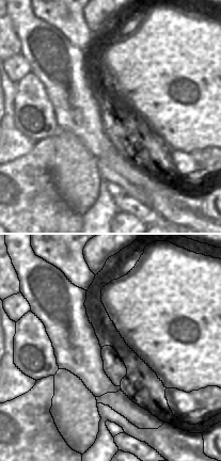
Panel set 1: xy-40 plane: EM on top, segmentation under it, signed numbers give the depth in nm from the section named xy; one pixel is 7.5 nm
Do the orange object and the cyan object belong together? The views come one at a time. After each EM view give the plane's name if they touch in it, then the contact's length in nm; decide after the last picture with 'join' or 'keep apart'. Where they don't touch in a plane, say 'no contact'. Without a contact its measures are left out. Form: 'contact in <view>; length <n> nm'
no contact

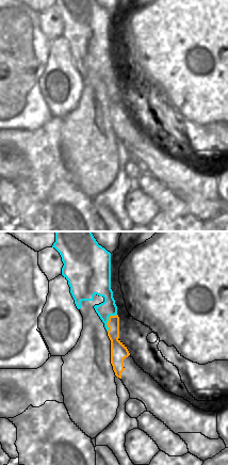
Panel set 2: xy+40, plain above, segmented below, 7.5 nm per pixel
contact in xy+40; length 150 nm

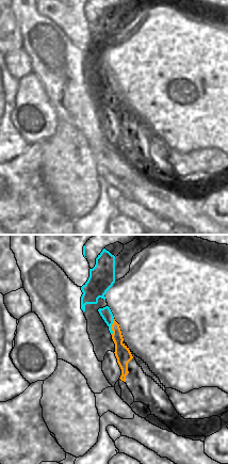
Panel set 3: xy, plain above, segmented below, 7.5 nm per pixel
contact in xy; length 120 nm

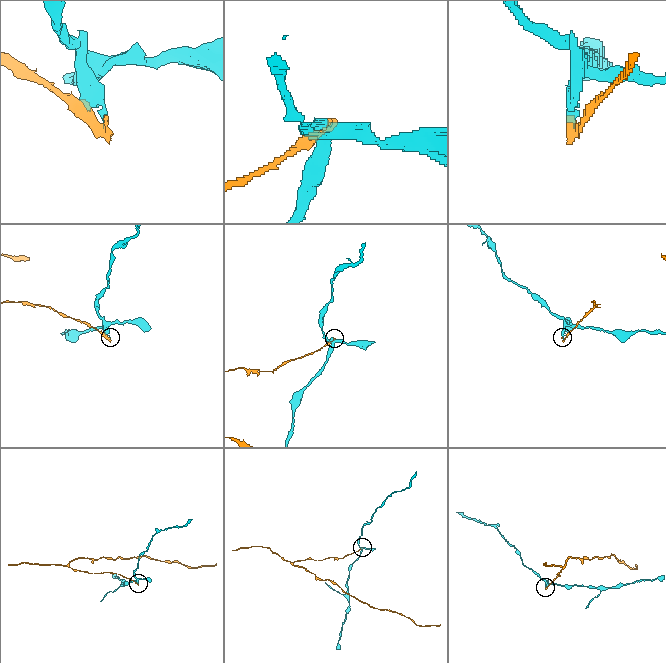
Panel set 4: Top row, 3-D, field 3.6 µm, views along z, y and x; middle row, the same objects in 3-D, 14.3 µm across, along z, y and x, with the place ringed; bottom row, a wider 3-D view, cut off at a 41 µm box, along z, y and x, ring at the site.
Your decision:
keep apart

